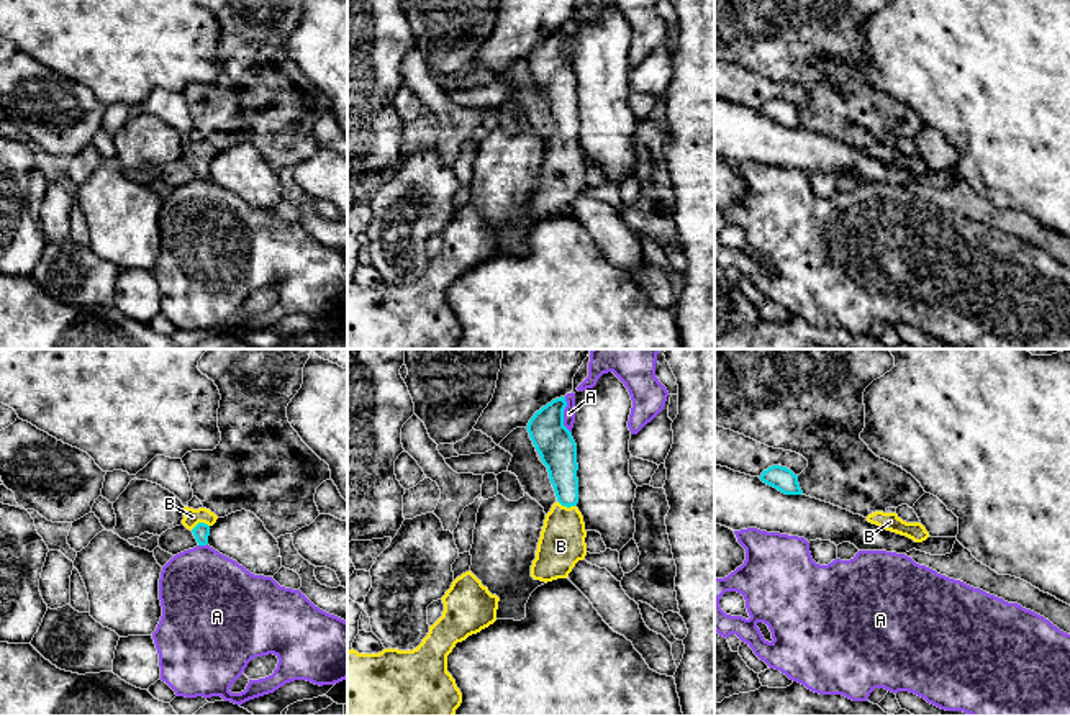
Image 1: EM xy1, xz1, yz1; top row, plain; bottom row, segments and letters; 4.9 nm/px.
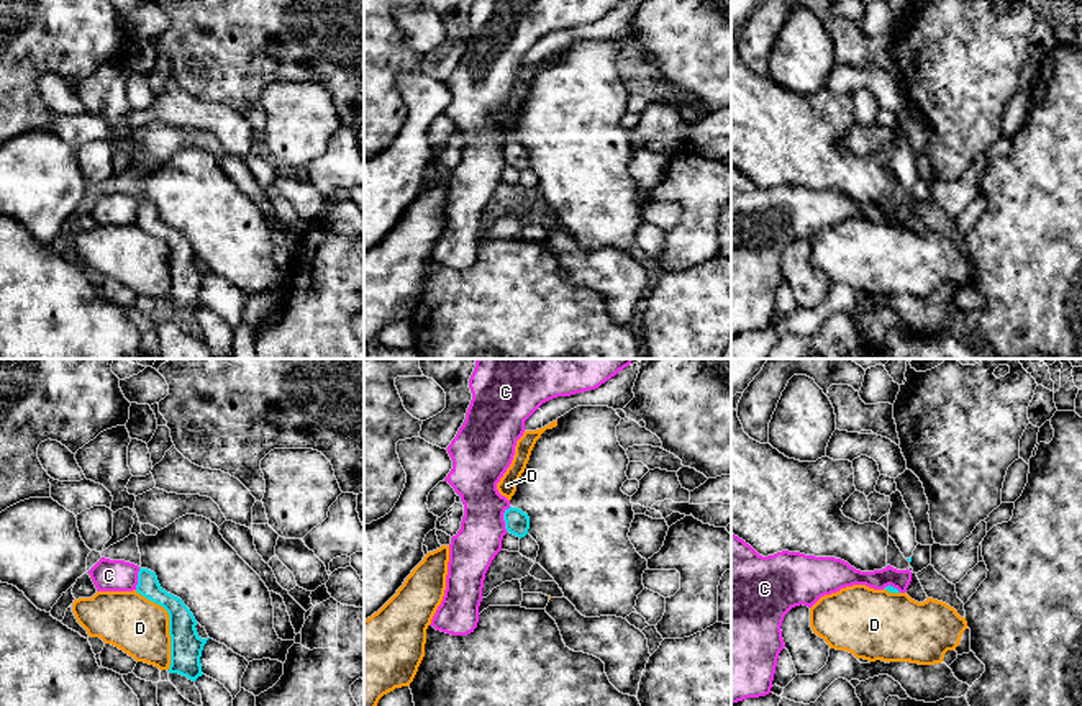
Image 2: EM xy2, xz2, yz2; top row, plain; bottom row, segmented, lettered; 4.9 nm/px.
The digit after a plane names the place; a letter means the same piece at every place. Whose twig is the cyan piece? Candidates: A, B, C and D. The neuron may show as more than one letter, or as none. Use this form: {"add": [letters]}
{"add": ["B"]}

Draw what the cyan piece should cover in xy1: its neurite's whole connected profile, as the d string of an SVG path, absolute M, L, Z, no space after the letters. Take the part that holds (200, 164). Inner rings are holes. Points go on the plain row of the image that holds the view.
M184 141L182 157L190 162L198 179L208 177L210 161L216 156L218 149L206 141Z

